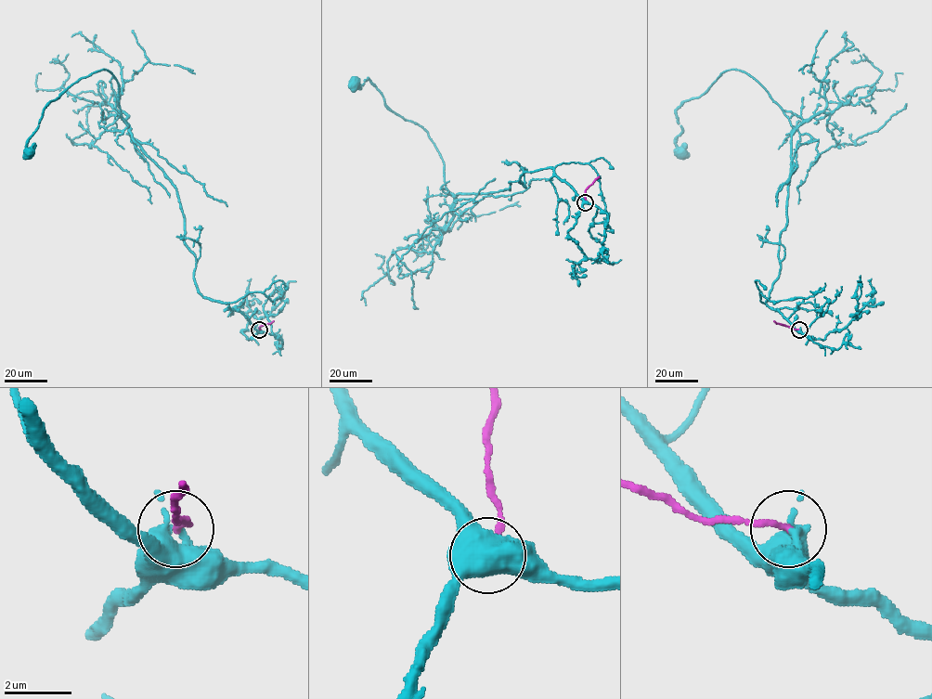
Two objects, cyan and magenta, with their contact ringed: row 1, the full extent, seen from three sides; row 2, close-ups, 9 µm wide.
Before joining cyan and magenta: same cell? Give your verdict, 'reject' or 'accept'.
reject

